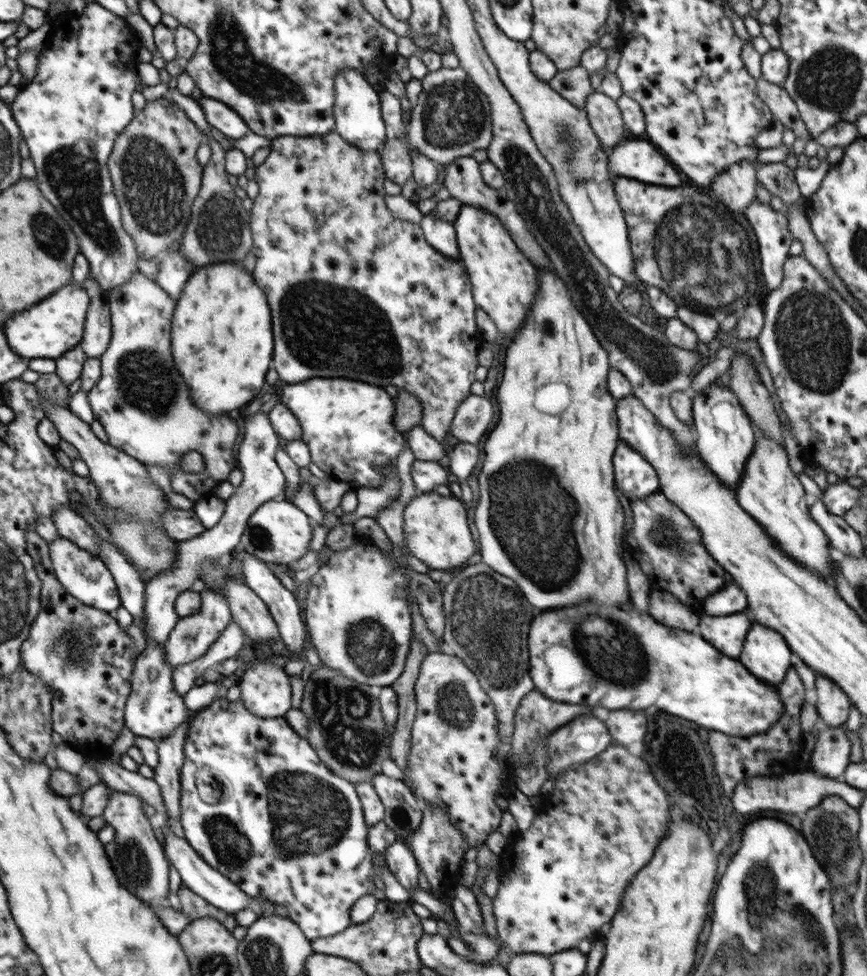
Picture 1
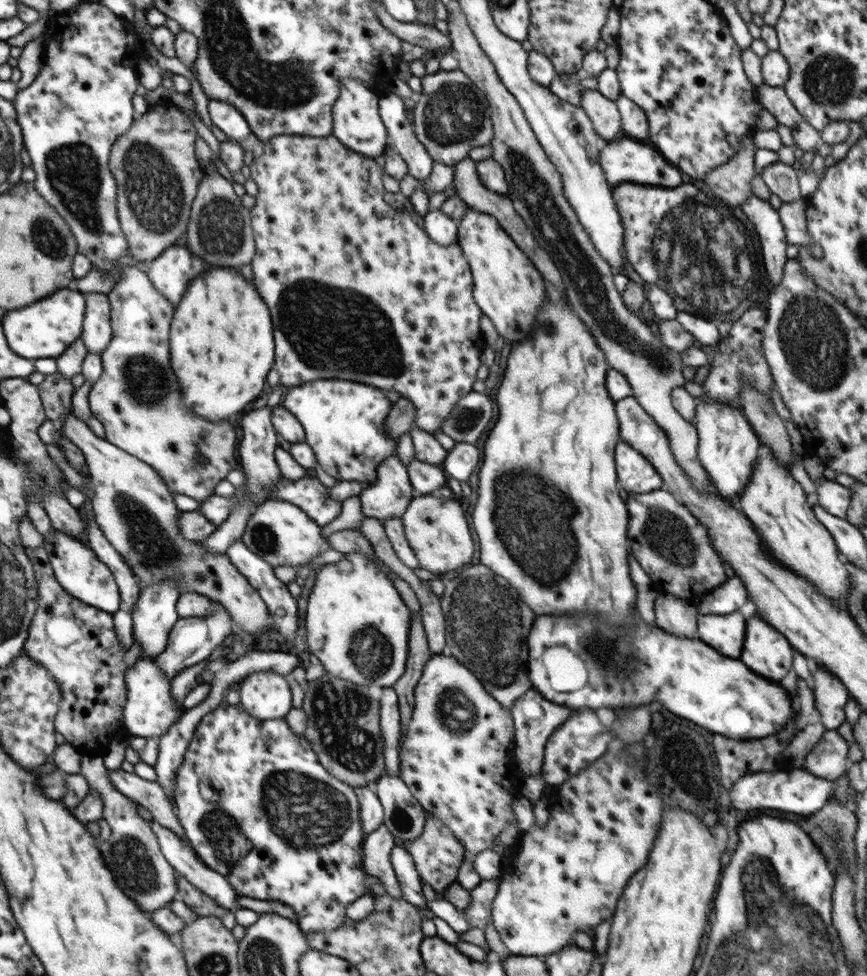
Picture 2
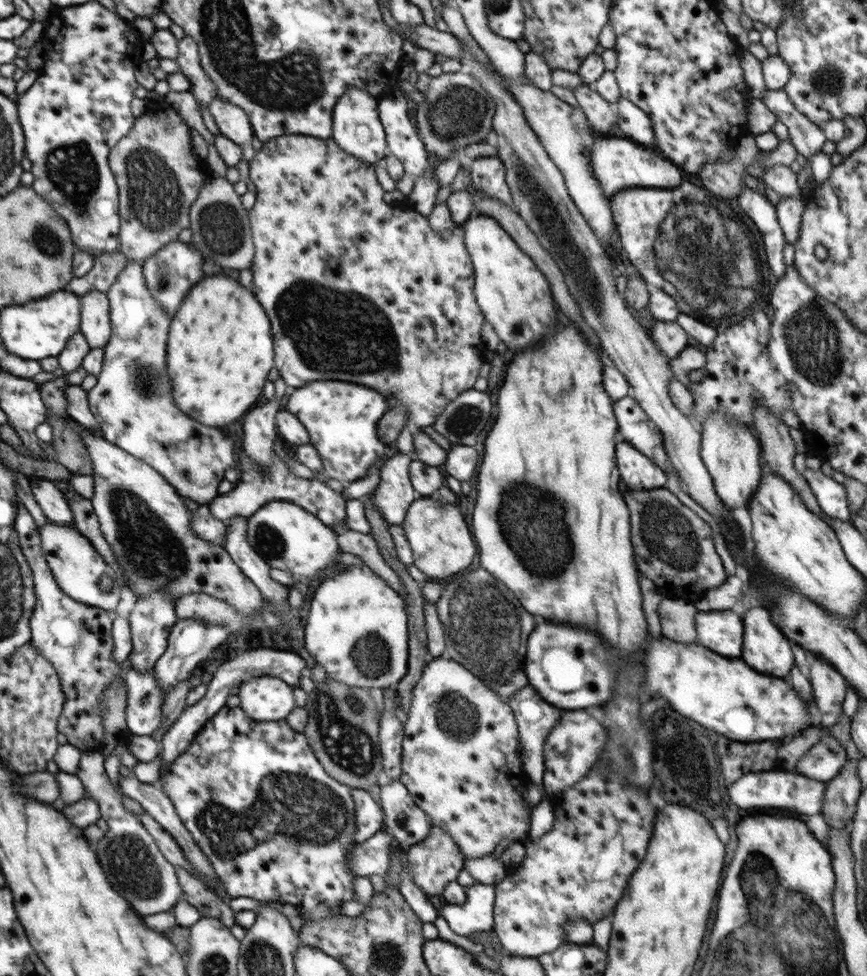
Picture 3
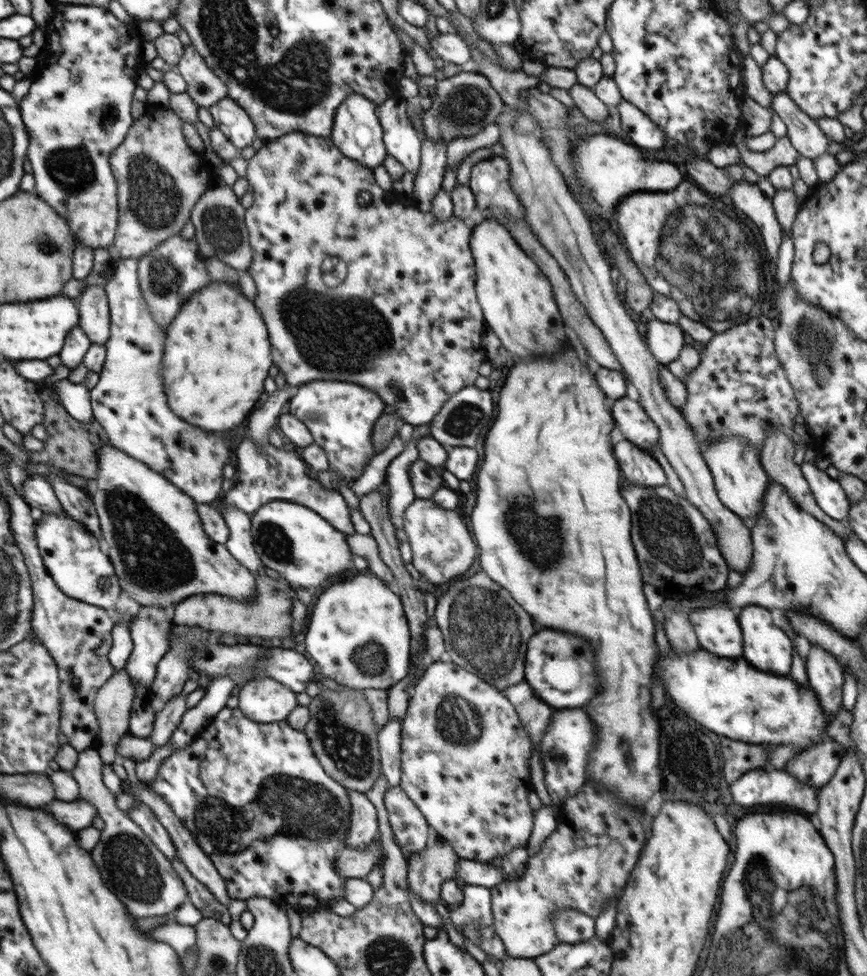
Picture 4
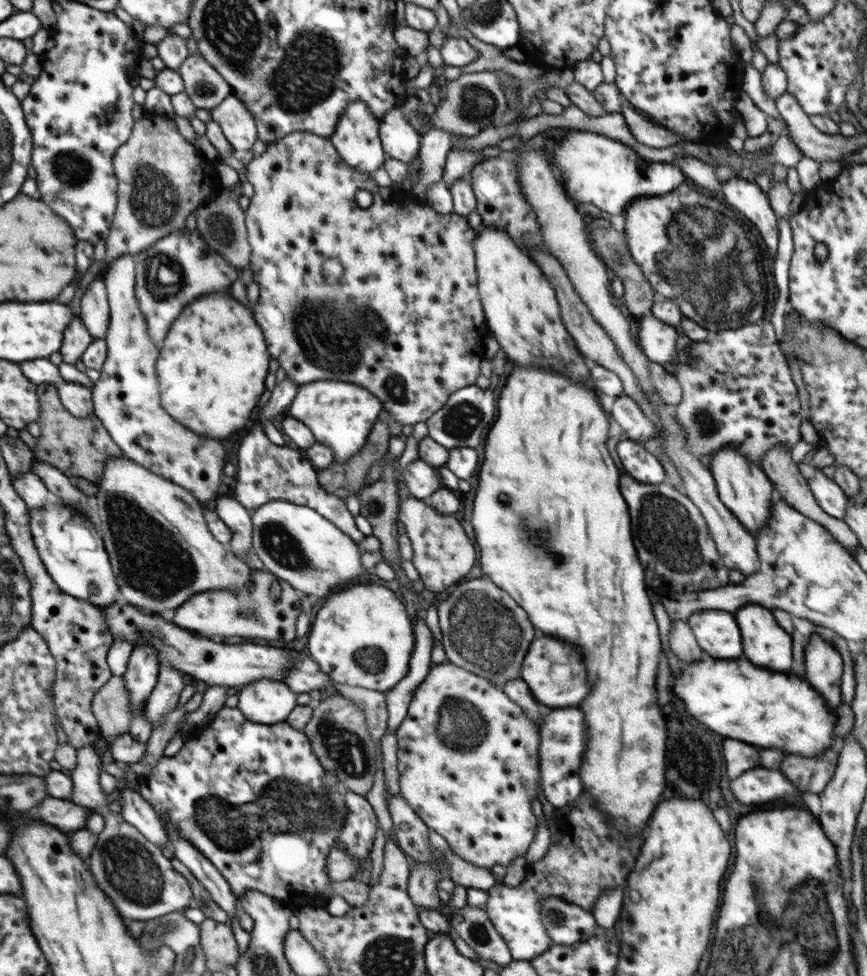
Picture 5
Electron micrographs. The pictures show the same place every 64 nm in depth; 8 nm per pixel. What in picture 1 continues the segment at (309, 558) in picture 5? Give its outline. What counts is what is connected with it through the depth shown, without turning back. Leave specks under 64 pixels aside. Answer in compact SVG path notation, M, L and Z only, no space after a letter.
M283 499L269 500L250 515L241 537L240 548L266 563L293 566L308 552L307 547L312 539L312 530L308 521L309 516L294 503Z

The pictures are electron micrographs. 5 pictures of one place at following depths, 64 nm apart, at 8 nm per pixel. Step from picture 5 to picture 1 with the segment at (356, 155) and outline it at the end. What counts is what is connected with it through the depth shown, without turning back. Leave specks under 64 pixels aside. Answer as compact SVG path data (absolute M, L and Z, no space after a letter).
M342 68L334 77L335 101L333 106L335 128L338 135L348 143L368 151L380 151L381 146L389 137L388 128L382 118L379 91L354 68Z

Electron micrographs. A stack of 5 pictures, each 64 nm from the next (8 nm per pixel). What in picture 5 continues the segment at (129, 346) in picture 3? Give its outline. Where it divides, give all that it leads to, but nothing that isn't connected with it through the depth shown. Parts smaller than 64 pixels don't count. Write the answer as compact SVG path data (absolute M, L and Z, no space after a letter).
M132 254L122 255L115 259L101 275L105 283L109 300L109 326L106 332L108 354L100 371L100 378L94 382L92 391L93 415L101 420L101 424L109 432L117 446L122 448L128 459L144 465L165 480L189 489L198 500L208 503L214 500L222 482L222 468L226 464L226 448L220 440L206 438L179 424L161 407L160 387L156 379L156 360L160 356L160 346L154 343L149 333L148 318L141 311L140 298L136 296L135 260Z

